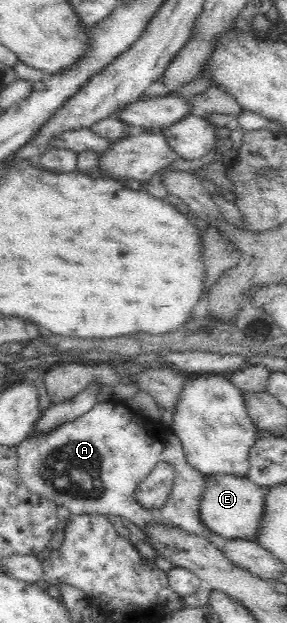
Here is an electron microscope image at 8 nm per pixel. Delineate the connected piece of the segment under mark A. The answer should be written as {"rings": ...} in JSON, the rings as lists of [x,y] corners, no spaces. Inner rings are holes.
{"rings":[[[118,400],[98,402],[89,412],[78,416],[72,422],[60,424],[58,428],[34,435],[33,438],[20,442],[17,447],[17,470],[25,487],[34,494],[53,500],[58,506],[66,506],[74,515],[109,515],[119,516],[139,529],[144,529],[149,523],[160,523],[168,527],[176,527],[184,533],[200,535],[217,546],[223,545],[220,536],[209,531],[200,519],[200,498],[204,494],[206,477],[198,470],[188,465],[184,448],[178,436],[170,427],[148,418],[141,411],[128,408],[127,403]],[[164,462],[174,468],[175,478],[165,508],[146,510],[135,499],[134,492],[143,478],[146,478],[156,464]]]}

